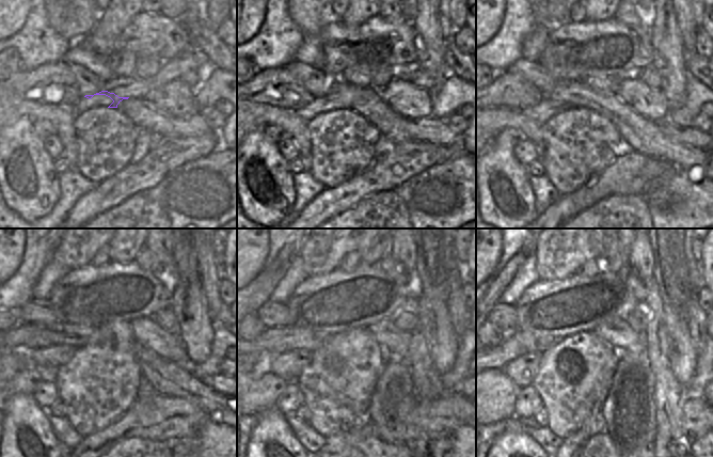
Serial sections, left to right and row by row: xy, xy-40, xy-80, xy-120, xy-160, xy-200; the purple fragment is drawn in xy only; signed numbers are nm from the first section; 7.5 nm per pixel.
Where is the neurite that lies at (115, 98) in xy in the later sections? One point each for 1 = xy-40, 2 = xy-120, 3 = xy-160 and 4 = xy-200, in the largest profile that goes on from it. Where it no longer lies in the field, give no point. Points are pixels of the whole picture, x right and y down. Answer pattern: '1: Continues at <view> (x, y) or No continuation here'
1: Continues at xy-40 (391, 125)
2: Continues at xy-120 (167, 378)
3: Continues at xy-160 (281, 340)
4: Continues at xy-200 (539, 344).

